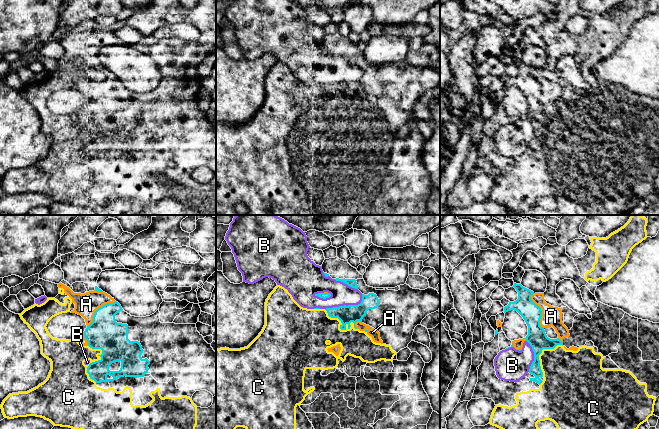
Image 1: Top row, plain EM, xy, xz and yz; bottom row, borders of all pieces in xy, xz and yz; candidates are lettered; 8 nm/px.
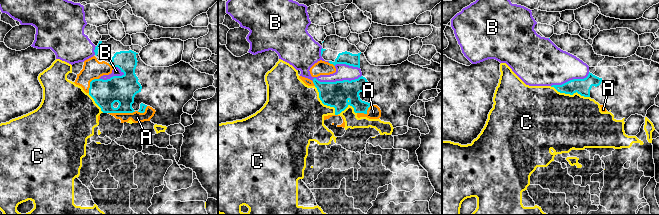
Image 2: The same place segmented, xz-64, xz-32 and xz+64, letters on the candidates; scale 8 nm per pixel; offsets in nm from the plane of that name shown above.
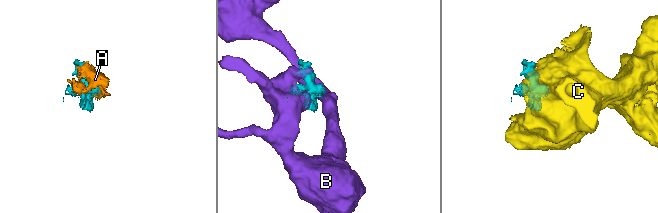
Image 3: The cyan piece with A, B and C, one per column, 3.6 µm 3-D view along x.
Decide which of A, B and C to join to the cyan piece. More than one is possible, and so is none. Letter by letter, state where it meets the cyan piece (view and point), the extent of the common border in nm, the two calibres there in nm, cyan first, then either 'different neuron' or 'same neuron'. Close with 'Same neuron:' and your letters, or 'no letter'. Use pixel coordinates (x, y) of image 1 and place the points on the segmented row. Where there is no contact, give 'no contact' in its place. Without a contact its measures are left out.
A: contact yz (541, 311); length 300 nm; calibres 160 and 160 nm; same neuron
B: contact xz (345, 305); length 320 nm; calibres 140 and 180 nm; different neuron
C: contact xz (341, 325); length 300 nm; calibres 140 and 320 nm; same neuron
Same neuron: A, C

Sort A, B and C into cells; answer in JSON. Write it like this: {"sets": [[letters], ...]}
{"sets": [["A", "C"], ["B"]]}

